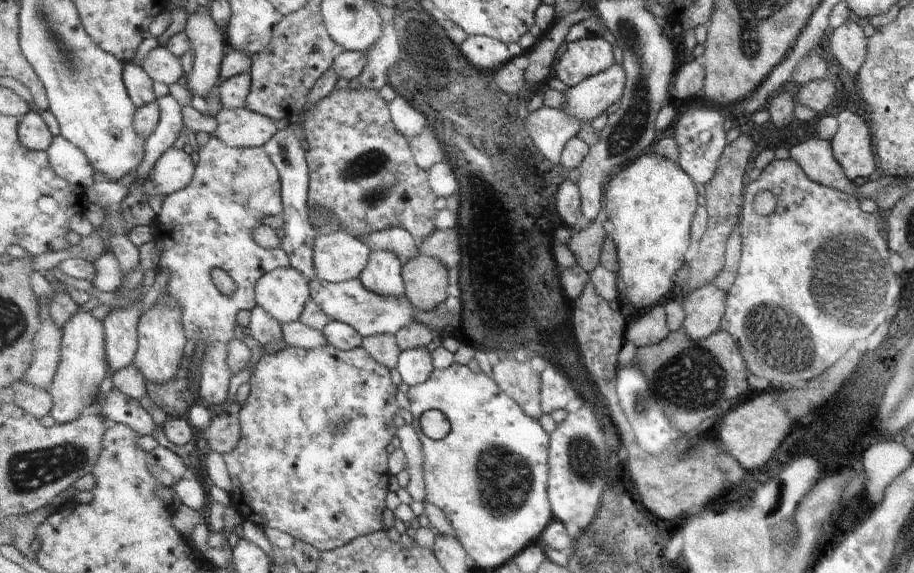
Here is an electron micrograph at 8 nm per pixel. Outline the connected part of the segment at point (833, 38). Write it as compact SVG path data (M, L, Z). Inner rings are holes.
M853 18L834 28L829 36L829 50L835 56L840 68L843 68L849 76L855 76L866 60L867 39L859 23Z

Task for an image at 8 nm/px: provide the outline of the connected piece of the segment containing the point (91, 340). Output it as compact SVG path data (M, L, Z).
M77 310L73 316L67 320L63 326L63 348L61 348L61 362L57 369L57 374L53 379L53 388L50 390L51 396L55 404L50 416L54 419L56 424L69 424L81 416L85 416L92 412L93 402L101 390L101 384L105 380L105 376L111 375L113 378L114 373L111 372L109 360L107 360L107 342L105 342L105 326L103 322L99 322L91 311Z

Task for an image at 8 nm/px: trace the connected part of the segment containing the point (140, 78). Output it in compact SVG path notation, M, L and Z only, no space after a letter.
M126 63L123 76L129 96L137 108L158 100L153 90L154 80L140 65Z

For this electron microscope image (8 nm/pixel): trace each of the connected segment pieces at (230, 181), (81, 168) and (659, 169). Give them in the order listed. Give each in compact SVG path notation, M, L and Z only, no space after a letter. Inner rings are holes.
M211 134L208 143L200 147L198 158L195 176L189 186L165 197L160 213L154 217L152 234L153 240L159 240L163 246L158 266L161 267L161 270L169 270L170 280L166 291L171 296L175 296L175 300L181 304L185 336L193 344L205 346L200 364L199 396L209 406L219 406L227 400L229 382L233 376L231 368L227 364L227 354L229 354L227 346L235 338L237 312L252 311L258 306L256 286L265 274L277 270L277 268L289 268L292 264L285 250L263 248L253 238L253 230L260 225L259 222L263 218L281 214L284 211L281 177L275 164L271 162L269 154L265 152L265 148L233 148ZM215 268L221 268L233 278L233 282L237 286L233 296L225 296L217 288L212 278Z
M62 134L53 137L51 148L46 152L53 170L67 182L85 189L95 184L93 164L78 146L69 142Z
M650 149L633 160L629 166L624 165L619 174L615 174L605 186L609 207L607 216L614 225L612 237L619 257L619 279L625 282L623 296L640 313L663 303L663 300L675 286L677 272L692 257L692 224L697 216L697 186L695 181L681 165L669 158L659 156Z

